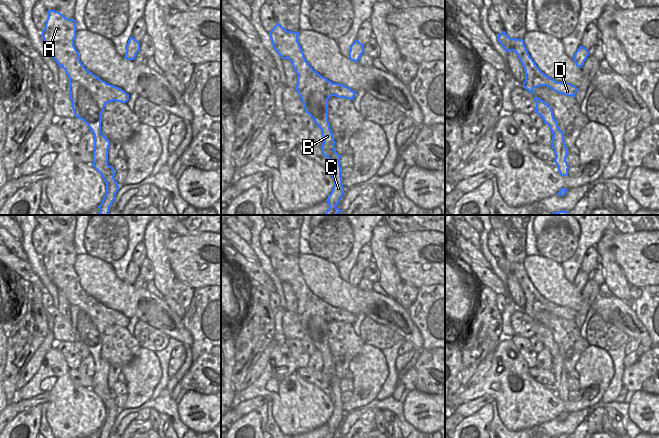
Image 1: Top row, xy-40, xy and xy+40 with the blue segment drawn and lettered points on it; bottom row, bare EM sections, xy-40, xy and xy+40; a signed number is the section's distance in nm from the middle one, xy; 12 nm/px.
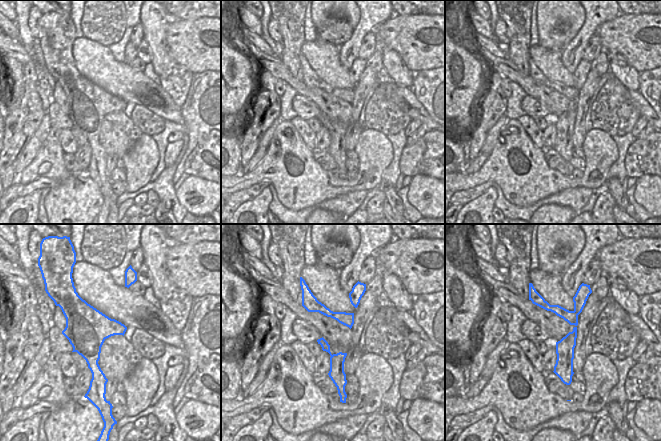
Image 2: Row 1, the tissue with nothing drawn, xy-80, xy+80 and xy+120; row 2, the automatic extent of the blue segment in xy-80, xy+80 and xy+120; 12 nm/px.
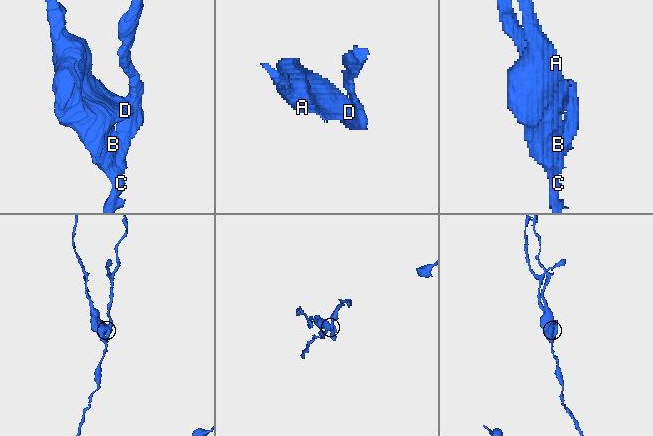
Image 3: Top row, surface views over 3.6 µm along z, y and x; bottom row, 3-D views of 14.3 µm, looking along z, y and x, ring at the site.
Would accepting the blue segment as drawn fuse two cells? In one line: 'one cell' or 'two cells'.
two cells

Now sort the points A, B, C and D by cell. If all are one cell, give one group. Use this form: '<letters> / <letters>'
A B D / C

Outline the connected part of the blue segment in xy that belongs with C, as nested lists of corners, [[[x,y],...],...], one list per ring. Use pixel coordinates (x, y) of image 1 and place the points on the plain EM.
[[[335,374],[333,375],[332,379],[332,385],[331,385],[331,391],[330,391],[330,398],[334,405],[334,410],[327,422],[327,427],[329,429],[328,434],[325,436],[325,438],[338,438],[339,436],[342,436],[339,432],[336,430],[342,423],[342,420],[344,418],[344,411],[342,409],[342,401],[341,401],[341,390],[340,390],[340,381]]]

